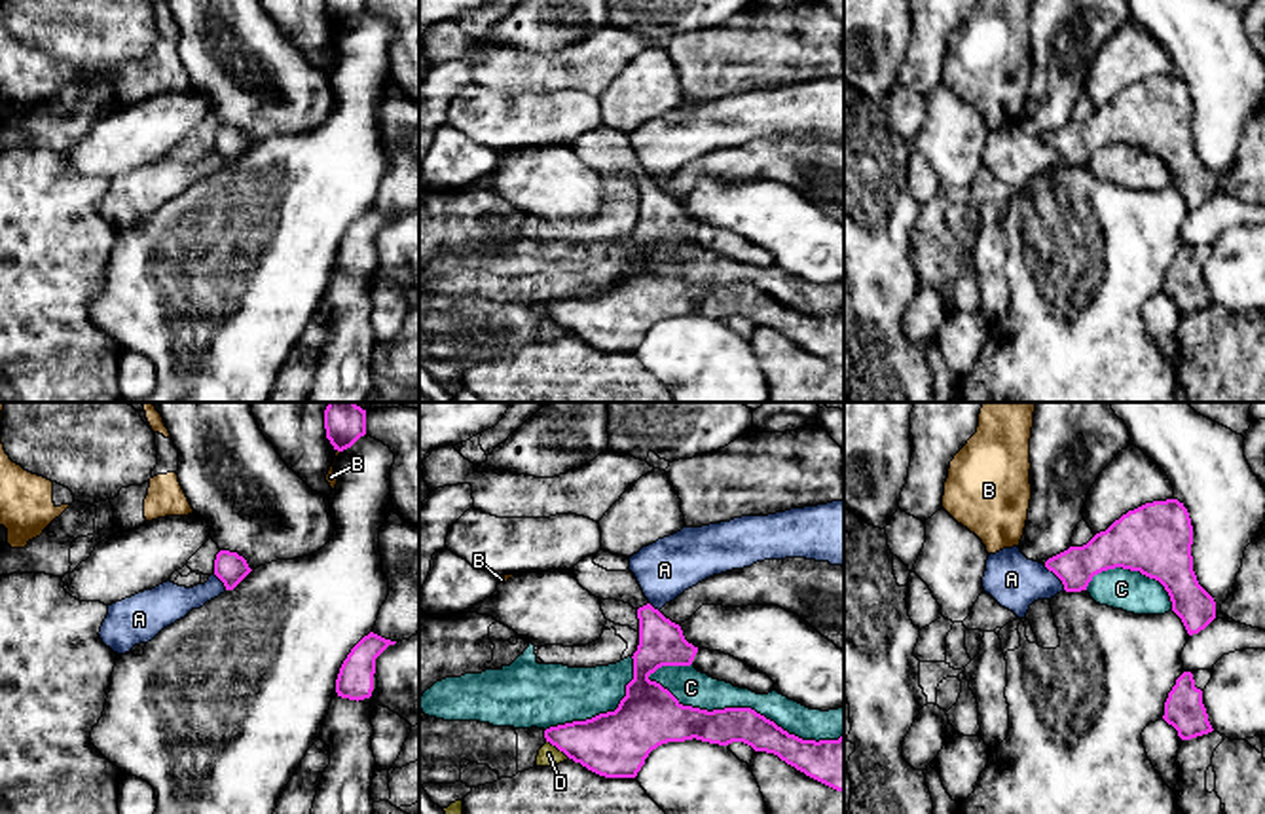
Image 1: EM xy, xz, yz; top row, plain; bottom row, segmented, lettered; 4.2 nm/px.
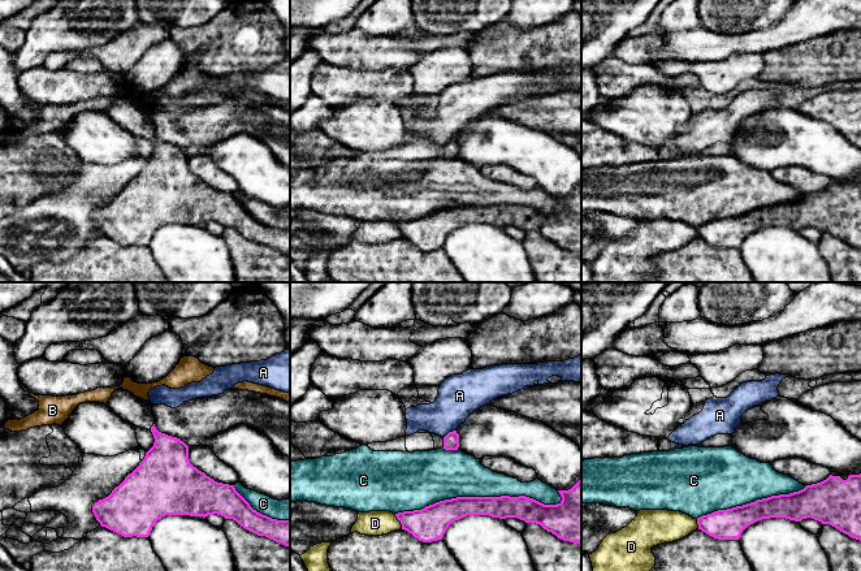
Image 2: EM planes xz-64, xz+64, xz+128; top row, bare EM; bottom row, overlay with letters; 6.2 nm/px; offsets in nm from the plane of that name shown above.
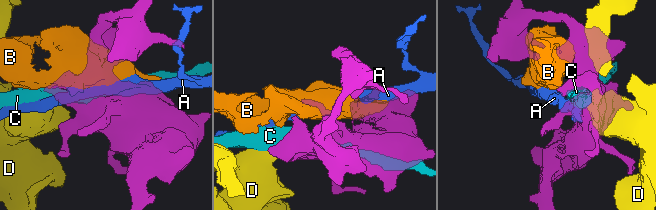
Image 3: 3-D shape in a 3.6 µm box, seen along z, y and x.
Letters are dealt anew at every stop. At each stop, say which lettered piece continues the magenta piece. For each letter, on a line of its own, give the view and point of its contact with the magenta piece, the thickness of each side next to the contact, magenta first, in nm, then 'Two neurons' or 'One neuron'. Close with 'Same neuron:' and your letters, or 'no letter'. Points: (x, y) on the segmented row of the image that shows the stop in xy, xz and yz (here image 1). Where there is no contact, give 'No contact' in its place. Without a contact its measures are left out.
A: Touches magenta at yz (1057, 575). Thickness 160 nm (magenta) against 220 nm. Two neurons
B: Touches magenta at xy (338, 450). Thickness 170 nm (magenta) against 50 nm. Two neurons
C: Touches magenta at xz (746, 708). Thickness 150 nm (magenta) against 160 nm. Two neurons
D: Touches magenta at xz (558, 748). Thickness 280 nm (magenta) against 90 nm. Two neurons
Same neuron: no letter

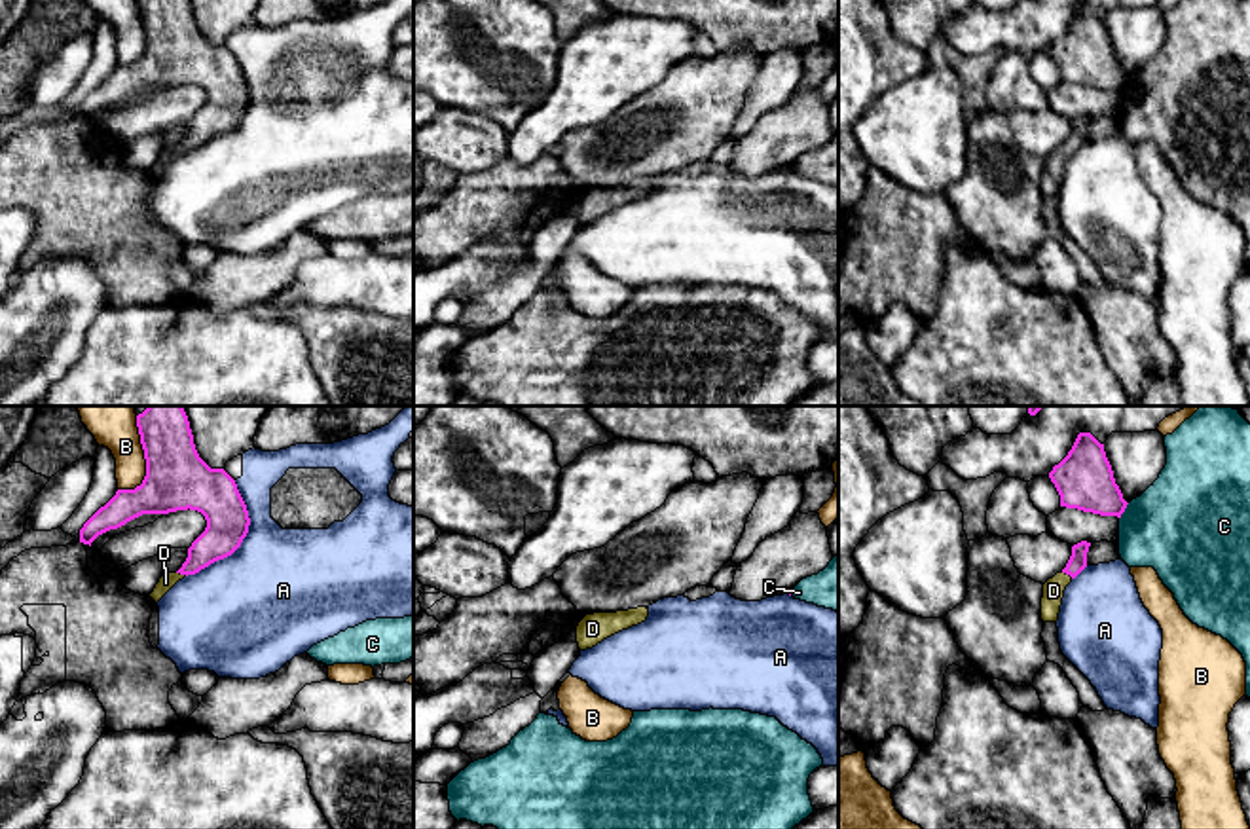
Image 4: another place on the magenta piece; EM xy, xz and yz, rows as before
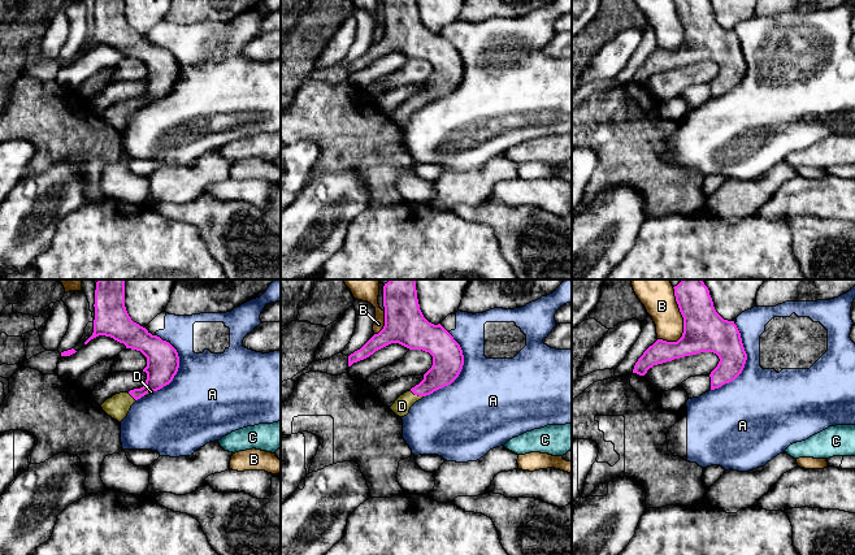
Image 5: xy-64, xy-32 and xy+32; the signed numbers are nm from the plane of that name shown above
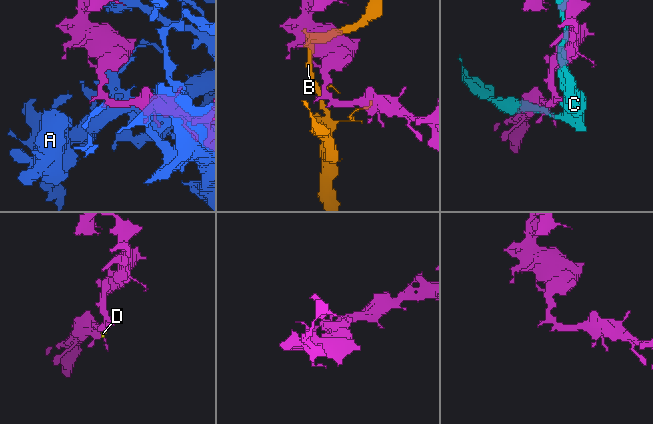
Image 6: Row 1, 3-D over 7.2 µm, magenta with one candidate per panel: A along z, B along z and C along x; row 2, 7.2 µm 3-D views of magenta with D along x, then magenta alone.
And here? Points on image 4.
A: Touches magenta at xy (243, 537). Thickness 200 nm (magenta) against 460 nm. Two neurons
B: Touches magenta at xy (147, 461). Thickness 280 nm (magenta) against 220 nm. Two neurons
C: Touches magenta at yz (1123, 511). Thickness 240 nm (magenta) against 420 nm. Two neurons
D: Touches magenta at yz (1066, 573). Thickness 80 nm (magenta) against 100 nm. One neuron
Same neuron: D

